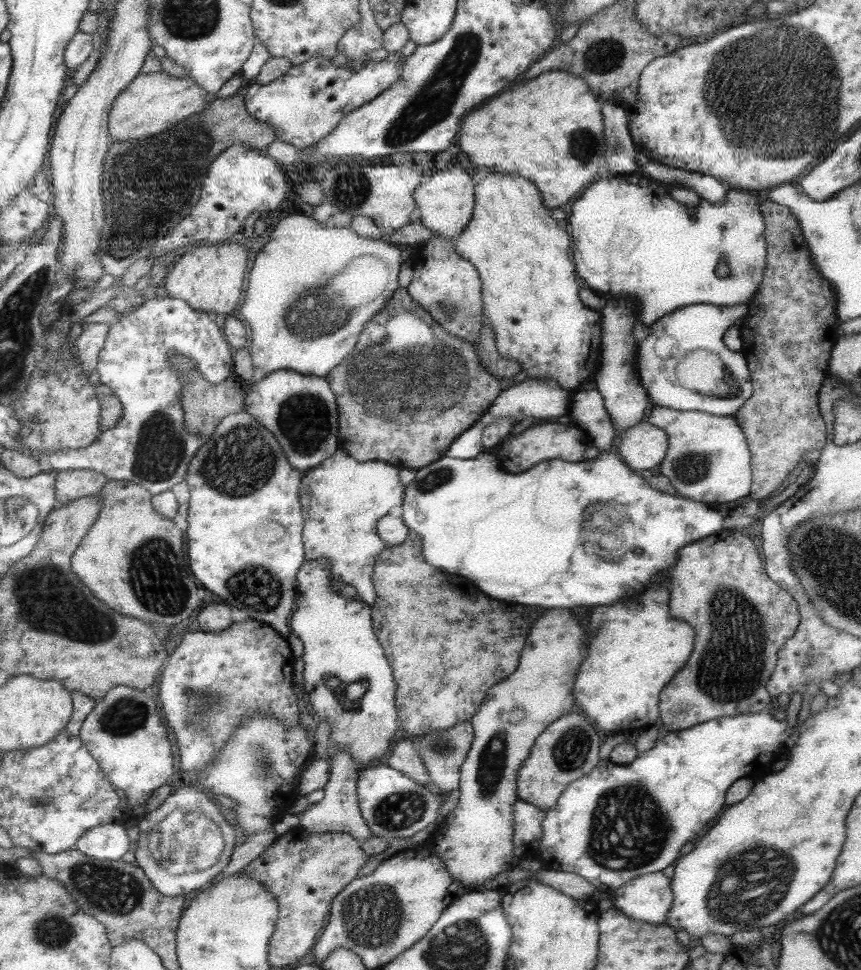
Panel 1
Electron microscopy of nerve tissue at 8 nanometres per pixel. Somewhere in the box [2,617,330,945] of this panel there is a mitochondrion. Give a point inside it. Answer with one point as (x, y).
(109, 890)

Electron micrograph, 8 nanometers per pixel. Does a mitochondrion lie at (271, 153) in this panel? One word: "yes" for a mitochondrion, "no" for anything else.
no

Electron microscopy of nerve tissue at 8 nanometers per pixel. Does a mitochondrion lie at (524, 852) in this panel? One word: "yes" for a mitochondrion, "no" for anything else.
no

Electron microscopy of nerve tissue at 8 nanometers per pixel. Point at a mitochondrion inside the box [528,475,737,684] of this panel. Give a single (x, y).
(617, 541)

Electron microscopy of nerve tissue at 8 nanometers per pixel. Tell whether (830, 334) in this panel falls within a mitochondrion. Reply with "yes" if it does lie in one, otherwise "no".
no

